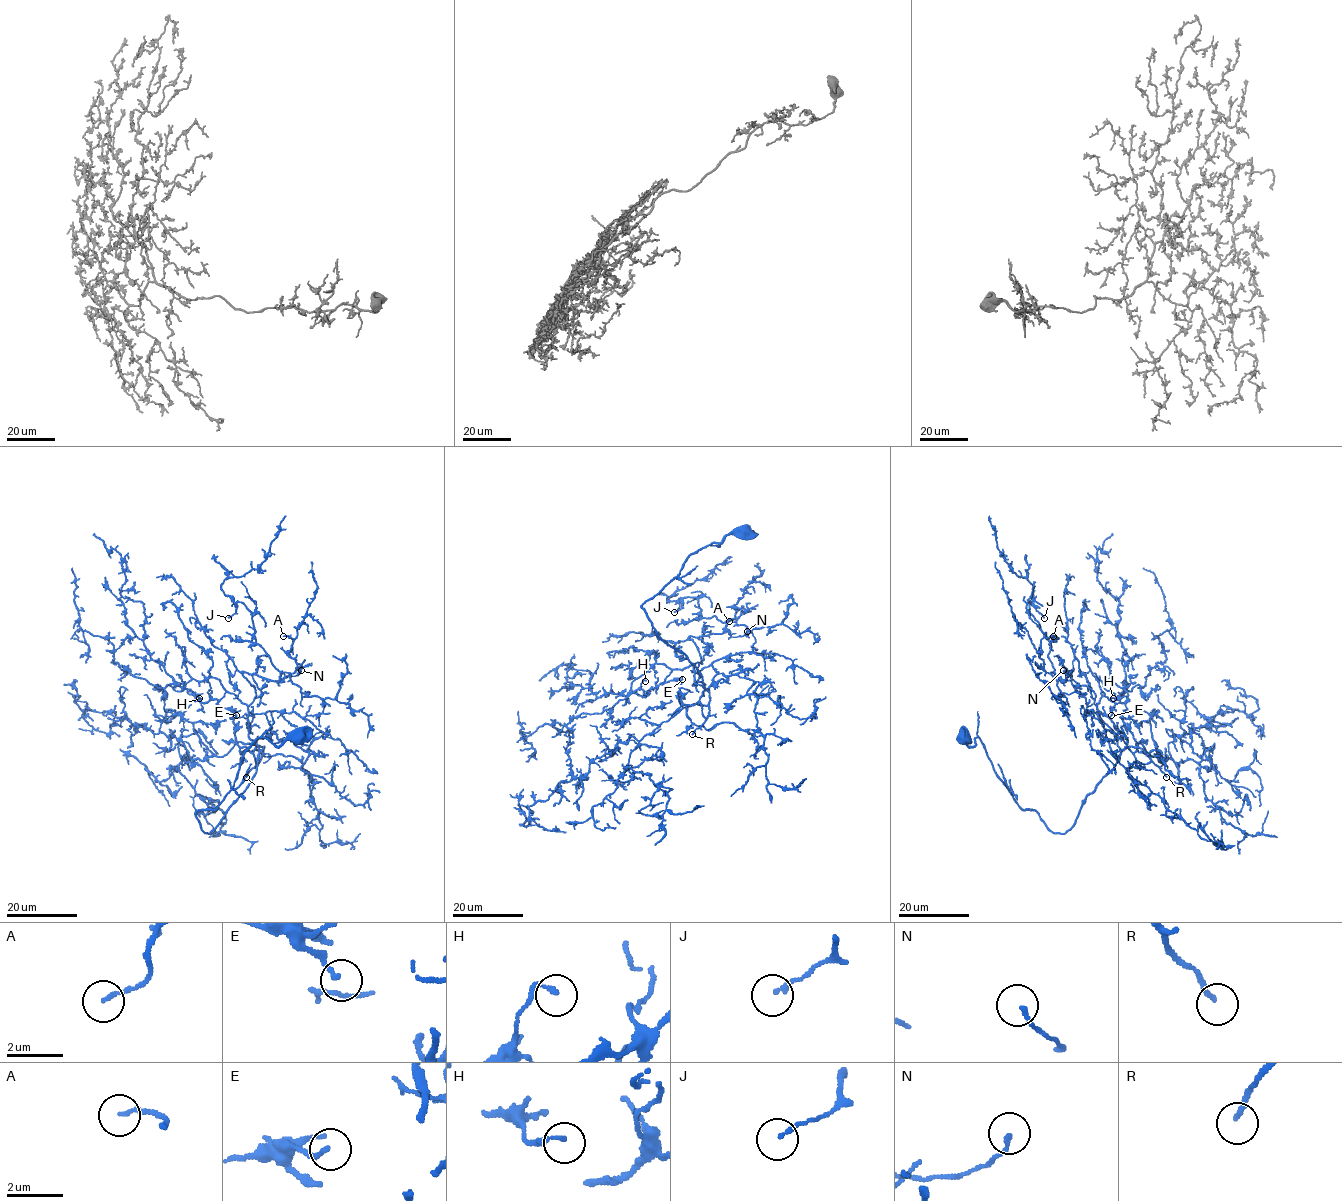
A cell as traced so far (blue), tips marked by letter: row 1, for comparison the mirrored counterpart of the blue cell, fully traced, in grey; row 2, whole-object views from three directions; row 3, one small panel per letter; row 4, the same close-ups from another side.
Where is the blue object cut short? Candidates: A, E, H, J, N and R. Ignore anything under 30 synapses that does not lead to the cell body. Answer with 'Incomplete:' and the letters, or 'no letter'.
Incomplete: R

